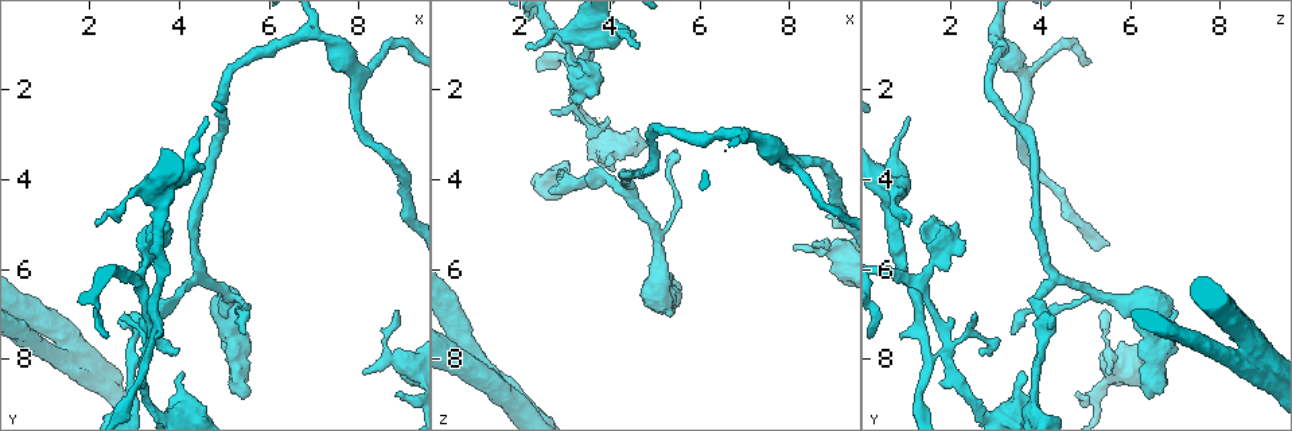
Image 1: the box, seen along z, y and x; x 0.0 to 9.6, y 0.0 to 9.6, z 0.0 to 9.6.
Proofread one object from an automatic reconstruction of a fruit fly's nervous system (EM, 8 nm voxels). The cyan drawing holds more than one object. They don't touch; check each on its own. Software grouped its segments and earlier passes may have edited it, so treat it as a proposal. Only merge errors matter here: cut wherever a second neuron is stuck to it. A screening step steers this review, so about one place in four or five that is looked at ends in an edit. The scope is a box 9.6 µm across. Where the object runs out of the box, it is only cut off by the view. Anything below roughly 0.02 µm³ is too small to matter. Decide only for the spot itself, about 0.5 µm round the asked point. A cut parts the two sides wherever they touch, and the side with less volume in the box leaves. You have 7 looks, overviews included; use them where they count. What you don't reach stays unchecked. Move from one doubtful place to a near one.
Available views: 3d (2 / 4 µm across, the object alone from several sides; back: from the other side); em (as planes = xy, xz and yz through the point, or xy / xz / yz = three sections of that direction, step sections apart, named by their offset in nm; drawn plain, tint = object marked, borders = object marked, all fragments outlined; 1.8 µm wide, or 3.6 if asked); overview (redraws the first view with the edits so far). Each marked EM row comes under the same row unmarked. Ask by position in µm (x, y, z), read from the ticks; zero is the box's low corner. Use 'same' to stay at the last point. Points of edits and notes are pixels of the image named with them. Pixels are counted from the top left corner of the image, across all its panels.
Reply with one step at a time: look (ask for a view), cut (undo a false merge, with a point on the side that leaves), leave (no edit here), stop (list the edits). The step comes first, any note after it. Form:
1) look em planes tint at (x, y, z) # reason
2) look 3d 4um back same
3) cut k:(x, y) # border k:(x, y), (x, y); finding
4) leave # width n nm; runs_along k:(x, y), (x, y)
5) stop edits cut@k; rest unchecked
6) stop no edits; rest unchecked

look 3d 4um at (6.95, 0.80, 2.95) # sudden change in width

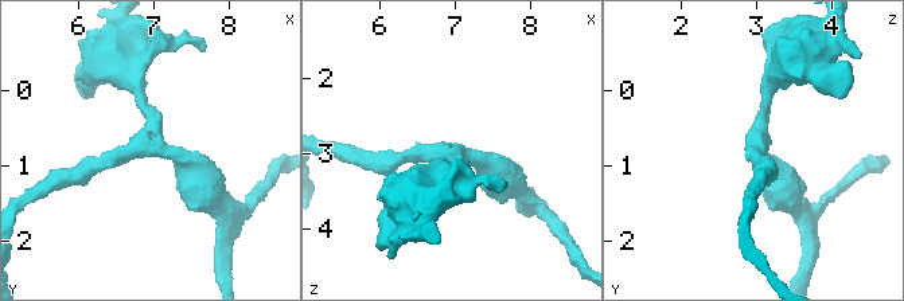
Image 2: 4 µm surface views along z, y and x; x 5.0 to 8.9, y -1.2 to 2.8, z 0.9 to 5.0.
look em xy step 4 tint at (6.95, 0.70, 3.00) # arms 3; now the EM

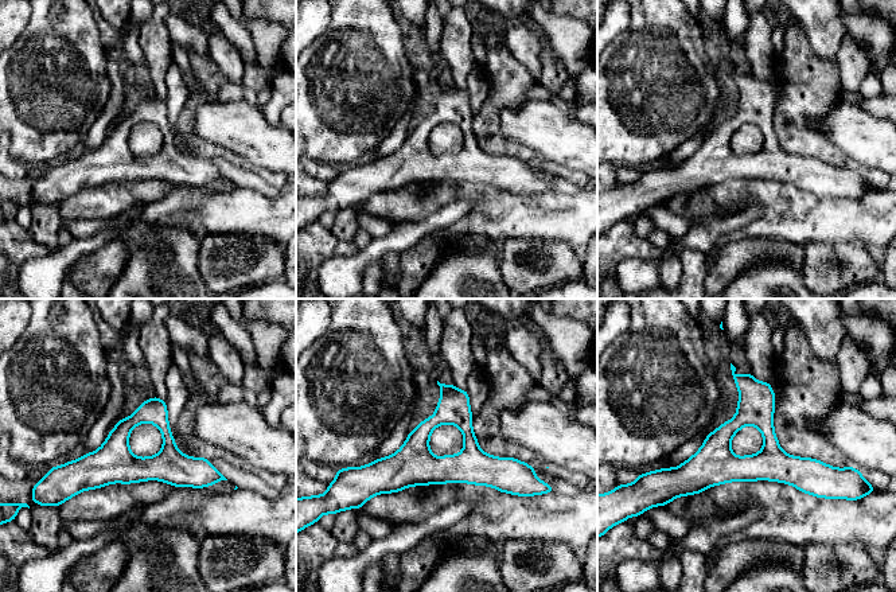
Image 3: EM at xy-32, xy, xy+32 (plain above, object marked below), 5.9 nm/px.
look em planes tint same

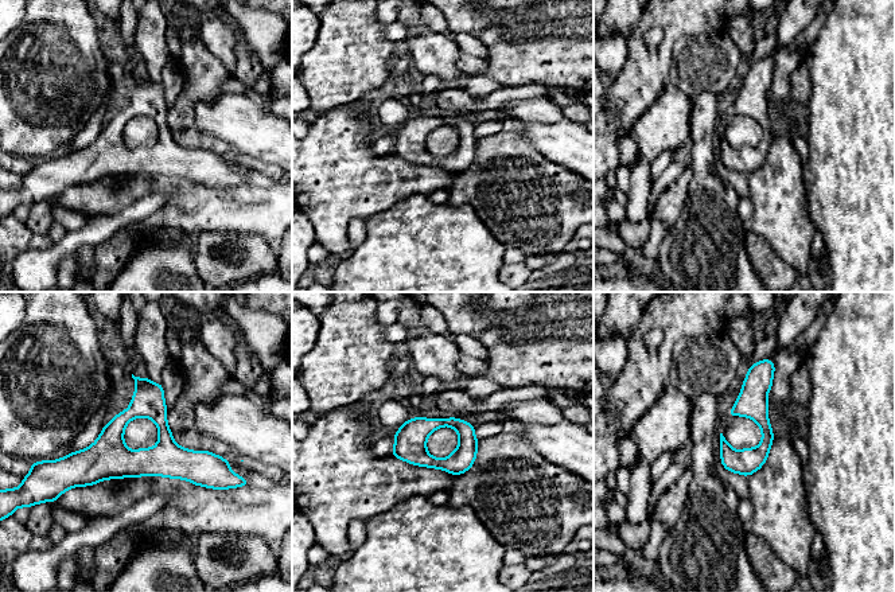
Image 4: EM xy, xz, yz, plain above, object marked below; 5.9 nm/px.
leave # runs_along 4:(220, 460), (216, 463), (63, 463); one neuron here

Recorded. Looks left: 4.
look em xz step 16 tint at (3.20, 5.90, 1.60) # three-way junction

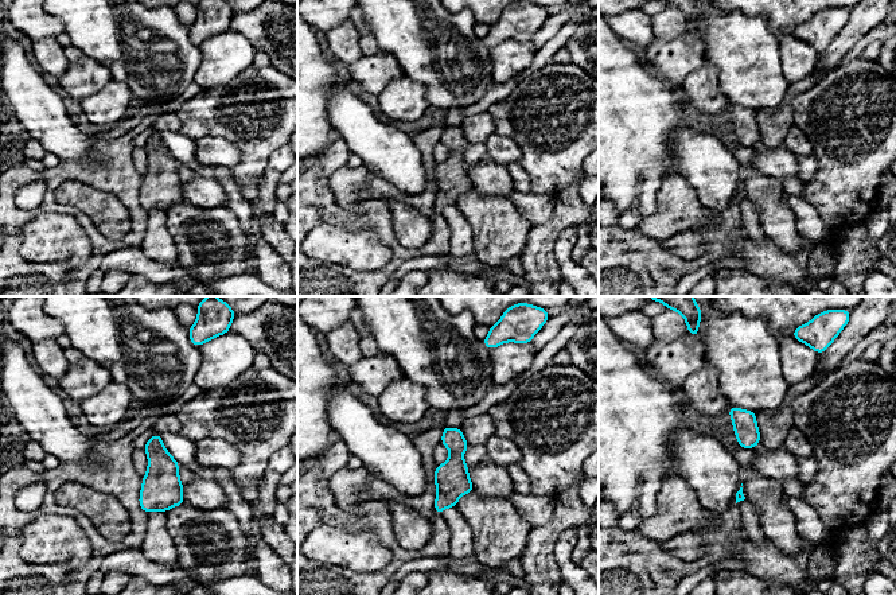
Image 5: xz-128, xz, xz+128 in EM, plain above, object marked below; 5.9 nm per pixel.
leave # width 130 nm; one neuron here

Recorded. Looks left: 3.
look em 3.6um planes tint at (1.55, 7.70, 8.60) # a fork

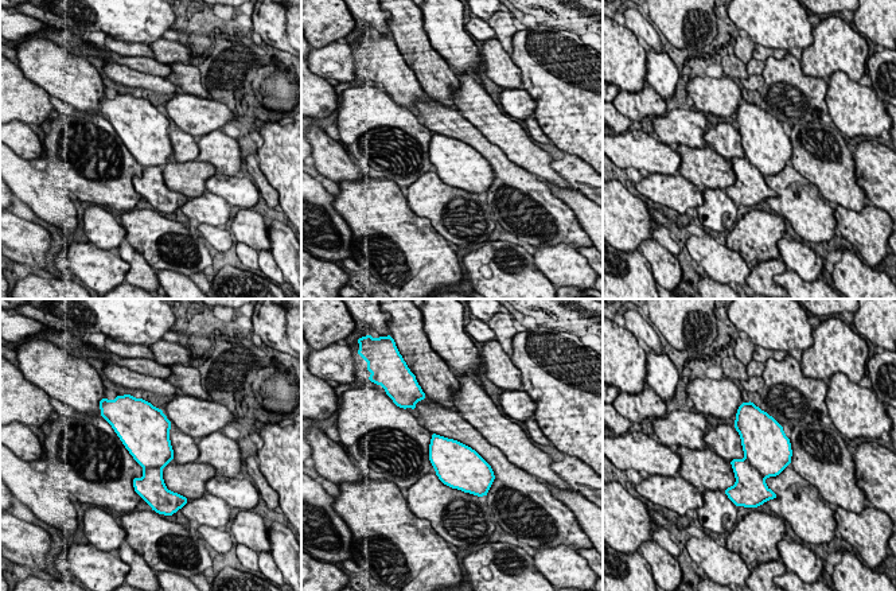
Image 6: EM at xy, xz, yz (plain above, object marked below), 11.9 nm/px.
cut 6:(750, 488) # border 6:(745, 458), (763, 478); two neurons meet here

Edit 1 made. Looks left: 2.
stop edits cut@6; rest unchecked

